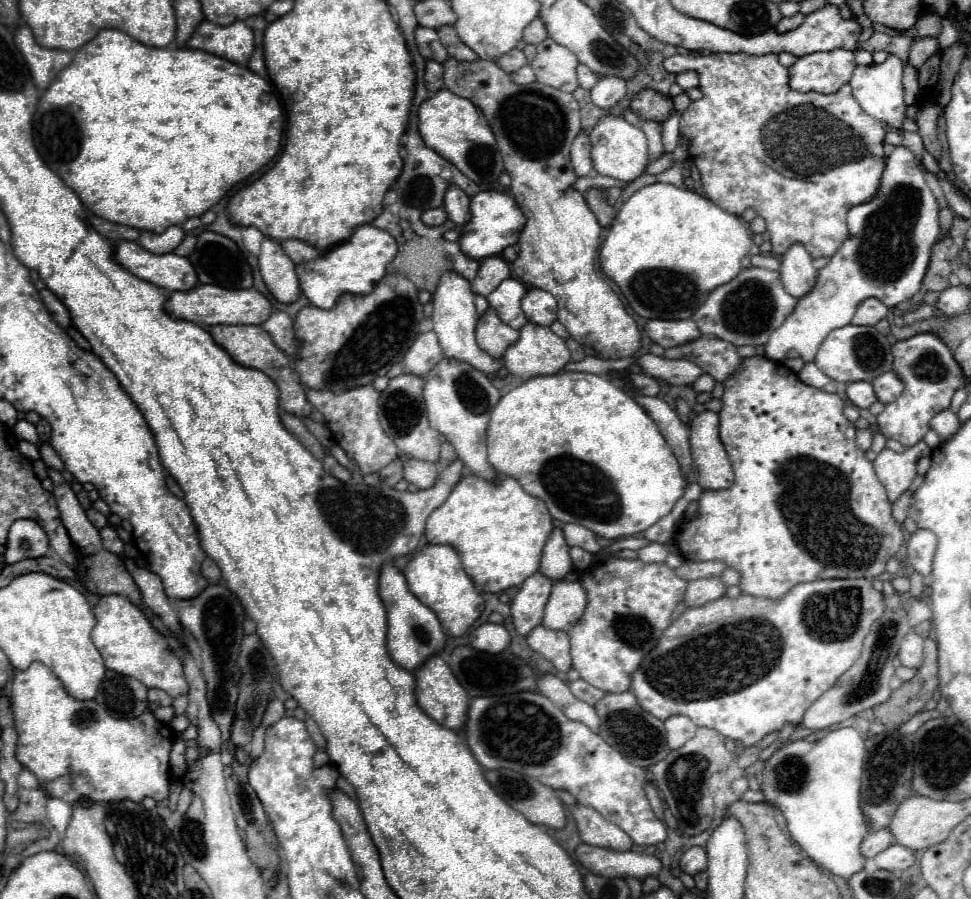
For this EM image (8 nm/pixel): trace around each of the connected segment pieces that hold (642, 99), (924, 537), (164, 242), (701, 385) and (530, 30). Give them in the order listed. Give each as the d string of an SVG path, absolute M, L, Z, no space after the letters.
M642 89L640 93L636 93L630 99L630 109L642 119L658 121L658 123L664 123L670 115L676 113L672 97L662 95L656 89Z
M918 529L908 539L908 561L924 577L932 571L932 559L936 551L936 535L928 529Z
M172 225L172 227L168 227L164 233L150 233L150 231L142 231L140 233L140 239L138 239L138 243L144 247L144 249L148 249L148 251L152 251L152 253L156 253L156 255L162 255L162 253L172 253L178 245L180 245L180 241L184 239L184 231L182 231L182 227L178 227L178 225Z
M704 373L704 375L700 375L700 379L696 379L696 383L692 383L692 387L694 387L696 393L702 393L702 391L710 393L712 387L714 387L714 379Z
M534 19L534 21L524 29L524 35L522 35L522 39L524 39L526 43L530 43L530 45L538 45L538 43L542 43L546 37L548 37L548 33L546 33L546 27L544 27L544 23L542 23L540 19Z

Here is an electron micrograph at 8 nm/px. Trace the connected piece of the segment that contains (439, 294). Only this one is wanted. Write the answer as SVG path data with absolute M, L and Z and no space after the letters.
M446 271L442 277L440 277L440 283L432 295L432 323L434 323L434 333L438 335L438 341L440 341L440 347L444 351L446 357L454 357L458 361L466 361L470 363L472 367L480 369L482 373L492 373L492 371L498 371L500 369L500 361L492 359L490 355L486 355L478 345L476 345L476 339L474 339L474 329L476 329L476 321L478 321L478 315L476 315L476 307L474 307L474 299L476 295L472 293L470 289L470 281L464 279L462 275L458 275L456 271Z

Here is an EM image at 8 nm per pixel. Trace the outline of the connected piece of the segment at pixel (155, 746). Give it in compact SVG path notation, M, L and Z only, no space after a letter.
M32 663L26 671L14 675L10 703L18 733L16 759L38 777L46 795L58 797L70 805L84 803L84 807L88 807L88 803L112 803L120 799L132 799L134 803L140 803L144 797L156 801L168 799L174 731L168 725L162 725L152 711L144 711L144 715L138 715L136 719L116 719L94 699L80 701L70 697L60 679L56 679L44 663Z

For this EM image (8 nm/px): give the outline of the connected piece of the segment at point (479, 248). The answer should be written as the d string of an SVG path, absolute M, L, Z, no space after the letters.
M480 191L470 199L472 219L460 227L460 247L472 259L484 259L492 255L500 255L508 245L514 245L524 229L524 213L506 191Z

